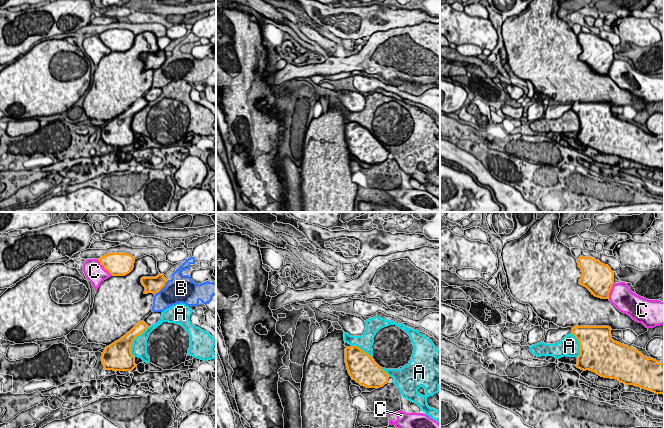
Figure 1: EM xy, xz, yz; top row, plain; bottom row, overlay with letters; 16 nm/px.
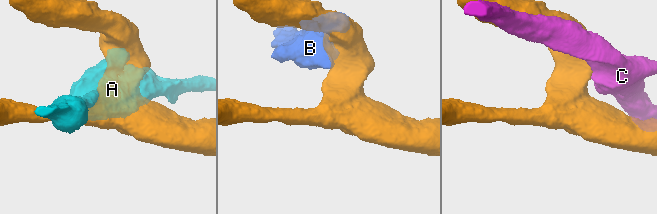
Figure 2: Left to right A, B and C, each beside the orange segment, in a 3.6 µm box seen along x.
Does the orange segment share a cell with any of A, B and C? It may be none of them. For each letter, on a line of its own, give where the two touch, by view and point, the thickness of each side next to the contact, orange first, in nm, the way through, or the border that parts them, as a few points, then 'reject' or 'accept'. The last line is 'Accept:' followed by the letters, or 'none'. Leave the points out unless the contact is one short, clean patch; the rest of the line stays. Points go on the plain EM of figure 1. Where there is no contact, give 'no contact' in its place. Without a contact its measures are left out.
A: meets orange in xy at (132, 117); 360 nm thick on the orange side, 260 nm on the other; reject
B: meets orange in xy at (161, 64); 260 nm thick on the orange side, 400 nm on the other; reject
C: meets orange in xy at (104, 44); 380 nm thick on the orange side, 320 nm on the other; reject
Accept: none

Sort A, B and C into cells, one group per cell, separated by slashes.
A B / C

